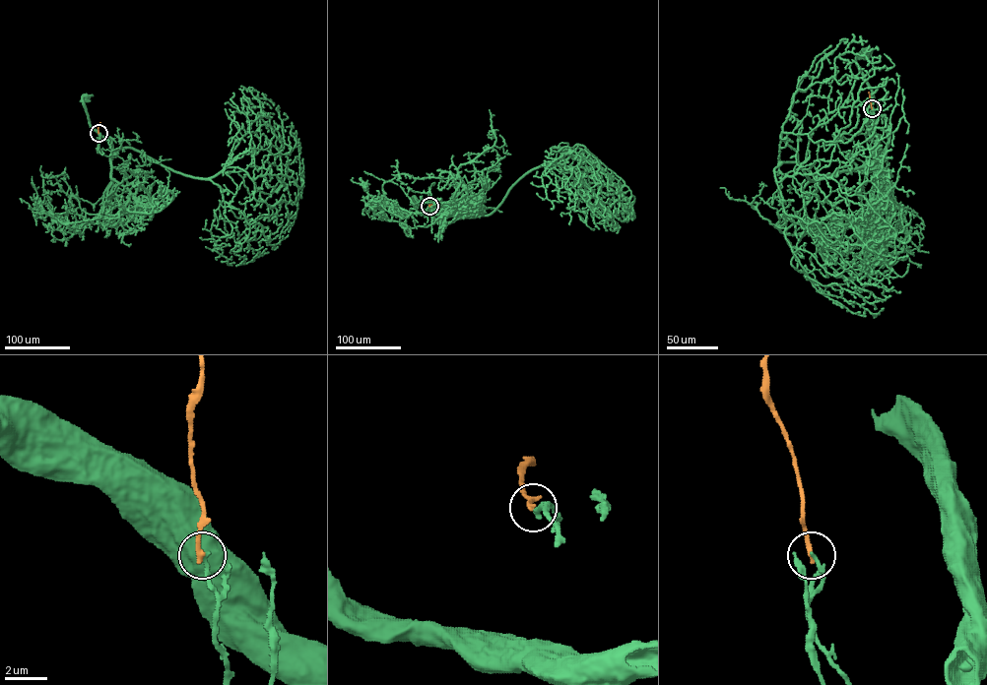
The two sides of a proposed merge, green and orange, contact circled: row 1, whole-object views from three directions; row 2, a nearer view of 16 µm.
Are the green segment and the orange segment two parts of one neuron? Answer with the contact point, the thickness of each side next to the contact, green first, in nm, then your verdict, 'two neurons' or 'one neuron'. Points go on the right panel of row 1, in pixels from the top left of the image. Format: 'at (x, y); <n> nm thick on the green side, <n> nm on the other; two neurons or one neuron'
at (872, 108); 180 nm thick on the green side, 240 nm on the other; two neurons

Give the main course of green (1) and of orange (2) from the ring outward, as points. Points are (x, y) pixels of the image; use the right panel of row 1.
1: (872, 108), (875, 131), (888, 146), (885, 116), (880, 113), (871, 88), (856, 62), (868, 51)
2: (872, 108), (869, 92)

